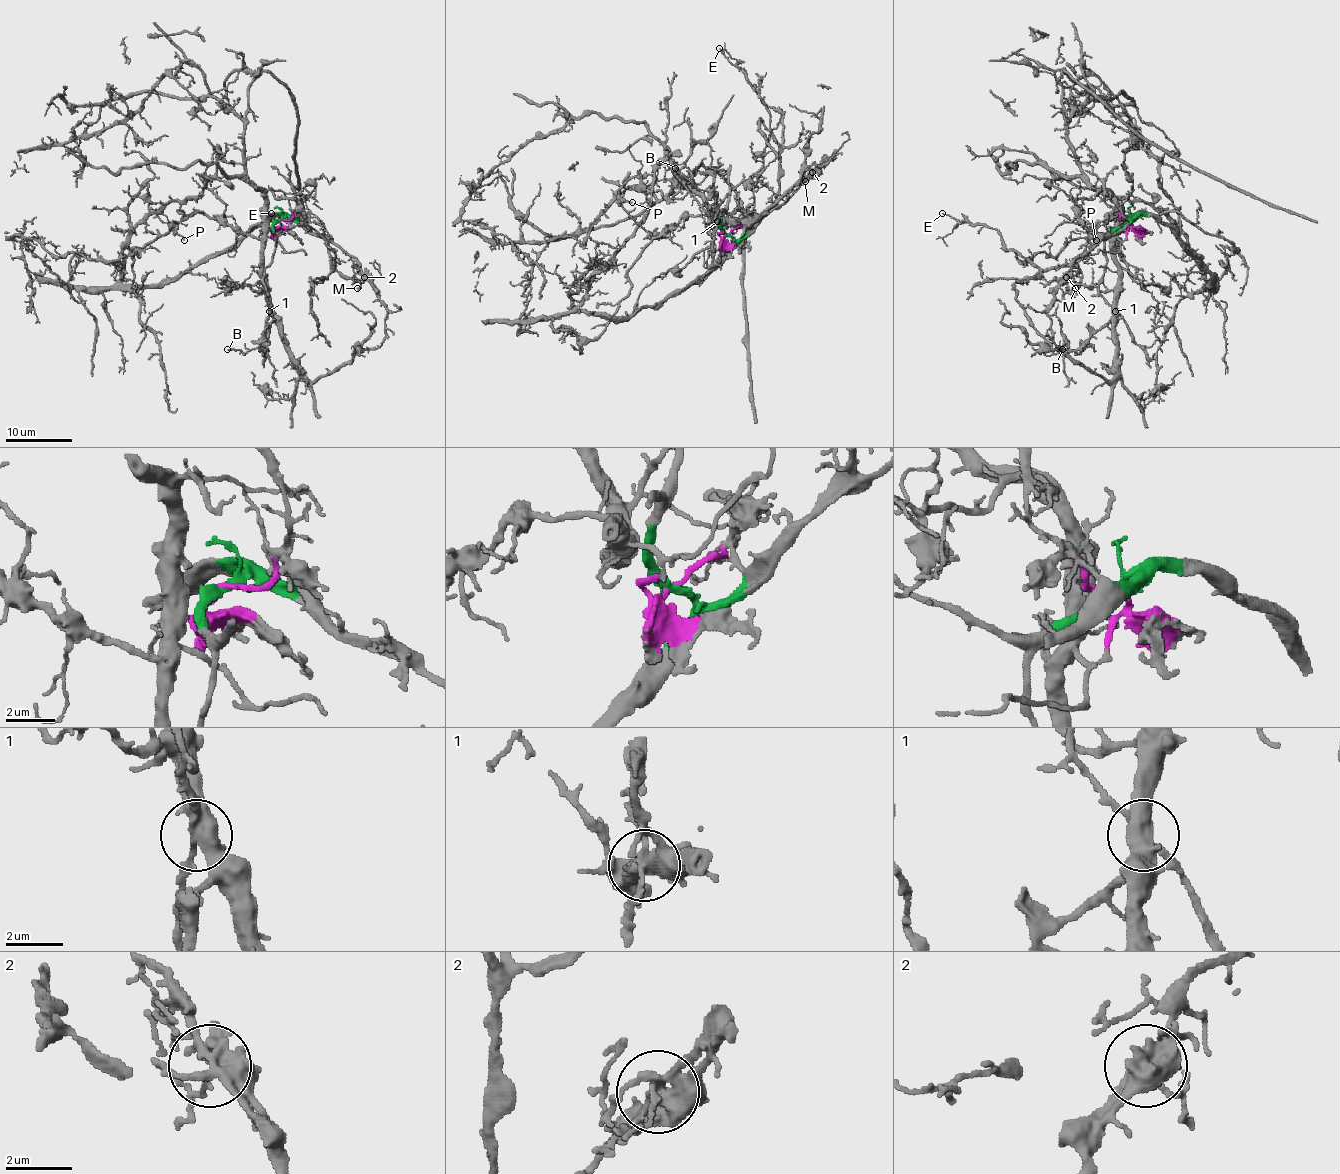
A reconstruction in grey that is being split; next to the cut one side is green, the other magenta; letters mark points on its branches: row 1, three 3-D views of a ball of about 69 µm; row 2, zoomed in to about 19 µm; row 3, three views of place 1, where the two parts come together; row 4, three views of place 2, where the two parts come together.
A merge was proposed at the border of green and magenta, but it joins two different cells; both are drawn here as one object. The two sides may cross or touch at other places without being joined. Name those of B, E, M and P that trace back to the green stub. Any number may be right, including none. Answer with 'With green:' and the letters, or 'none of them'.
With green: E, M

